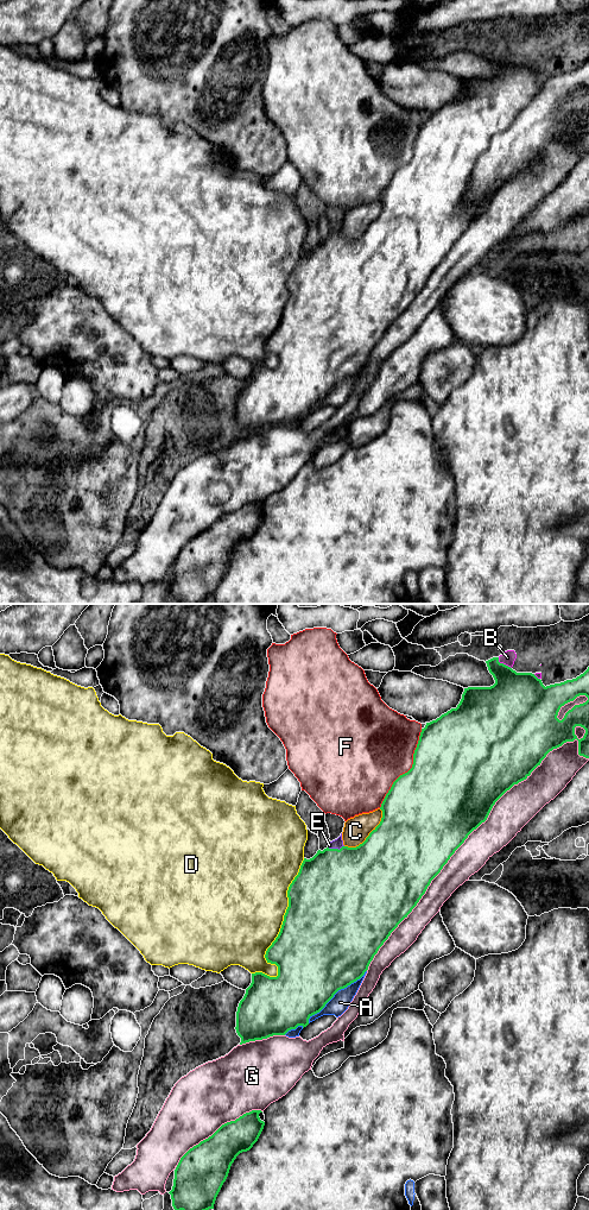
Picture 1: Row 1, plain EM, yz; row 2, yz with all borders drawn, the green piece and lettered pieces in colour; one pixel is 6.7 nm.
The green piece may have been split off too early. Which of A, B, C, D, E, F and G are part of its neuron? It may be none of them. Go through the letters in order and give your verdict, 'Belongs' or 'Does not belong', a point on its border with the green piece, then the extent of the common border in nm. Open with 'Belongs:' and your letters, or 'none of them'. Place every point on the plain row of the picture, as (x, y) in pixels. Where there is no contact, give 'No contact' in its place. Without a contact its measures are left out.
Belongs: E
A: Does not belong. Touches green at yz (335, 384). Shared border 550 nm
B: Does not belong. Touches green at yz (502, 55). Shared border 120 nm
C: Does not belong. Touches green at yz (369, 226). Shared border 360 nm
D: Does not belong. Touches green at yz (280, 322). Shared border 850 nm
E: Belongs. Touches green at yz (335, 240). Shared border 110 nm
F: Does not belong. Touches green at yz (410, 161). Shared border 600 nm
G: Does not belong. Touches green at yz (468, 226). Shared border 2200 nm

